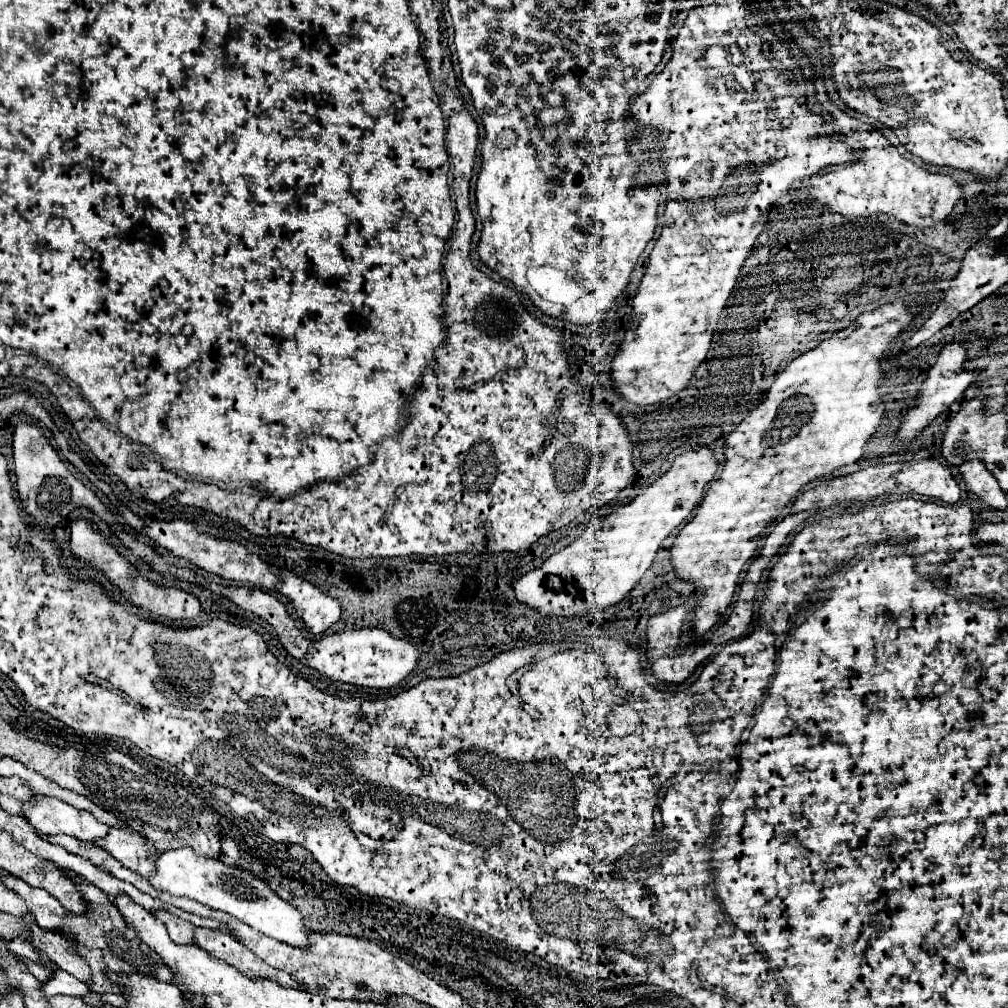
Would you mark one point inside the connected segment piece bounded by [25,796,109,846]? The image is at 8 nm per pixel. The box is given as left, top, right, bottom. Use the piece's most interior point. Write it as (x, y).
(50, 816)

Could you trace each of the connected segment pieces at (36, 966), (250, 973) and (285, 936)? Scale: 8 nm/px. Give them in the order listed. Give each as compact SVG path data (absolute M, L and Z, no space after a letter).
M17 956L17 958L25 962L25 966L31 970L31 974L35 974L35 978L39 978L39 982L45 982L45 980L49 980L49 978L51 978L51 972L49 972L43 964L39 964L39 962L31 962L31 960L21 958L21 956Z
M195 928L195 942L213 958L227 962L229 966L235 966L241 974L247 974L247 978L267 978L287 988L299 988L299 982L295 982L287 972L267 966L261 958L257 958L251 950L247 950L243 944L239 944L237 938L233 938L227 932Z
M179 848L179 850L167 850L157 858L157 872L155 876L151 876L151 886L155 886L155 890L159 892L167 892L179 898L181 896L191 898L213 910L227 912L237 920L249 924L251 928L271 938L283 940L291 946L307 948L309 928L305 926L303 914L249 870L227 866L215 858L197 856L191 848Z

